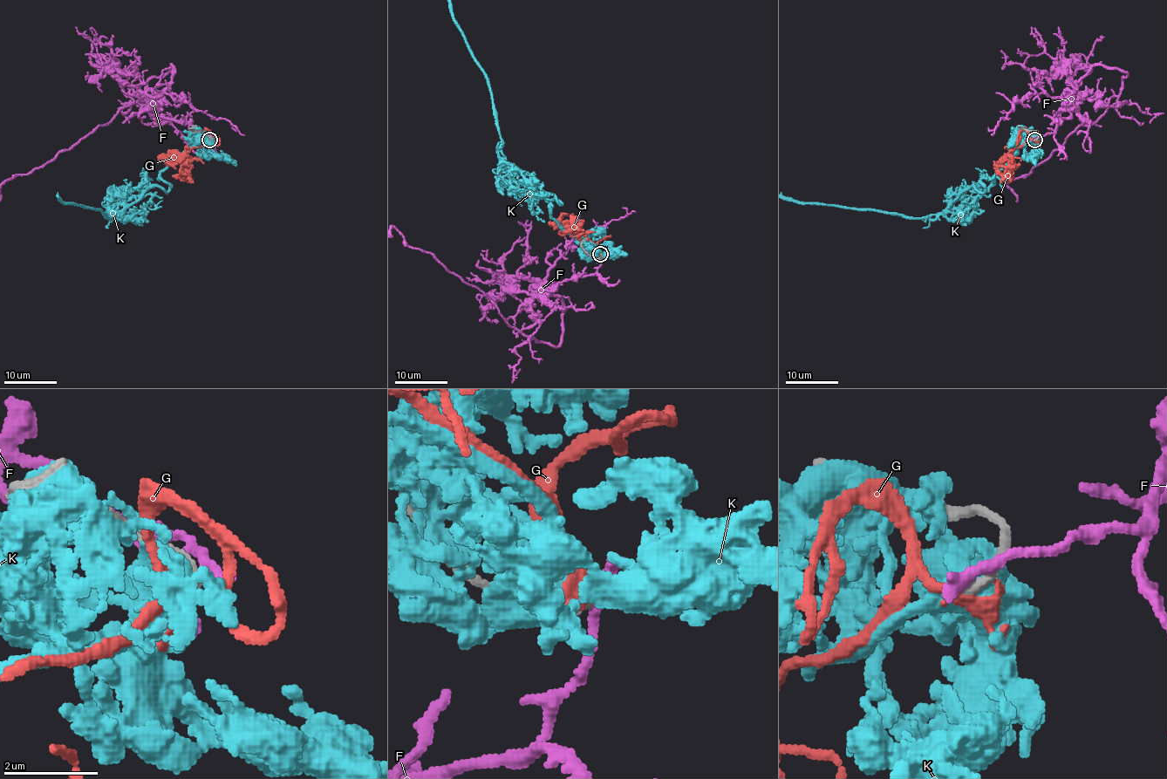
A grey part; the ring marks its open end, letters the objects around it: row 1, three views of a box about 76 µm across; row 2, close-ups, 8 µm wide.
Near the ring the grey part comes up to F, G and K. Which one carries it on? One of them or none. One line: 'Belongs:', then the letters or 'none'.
Belongs: G

